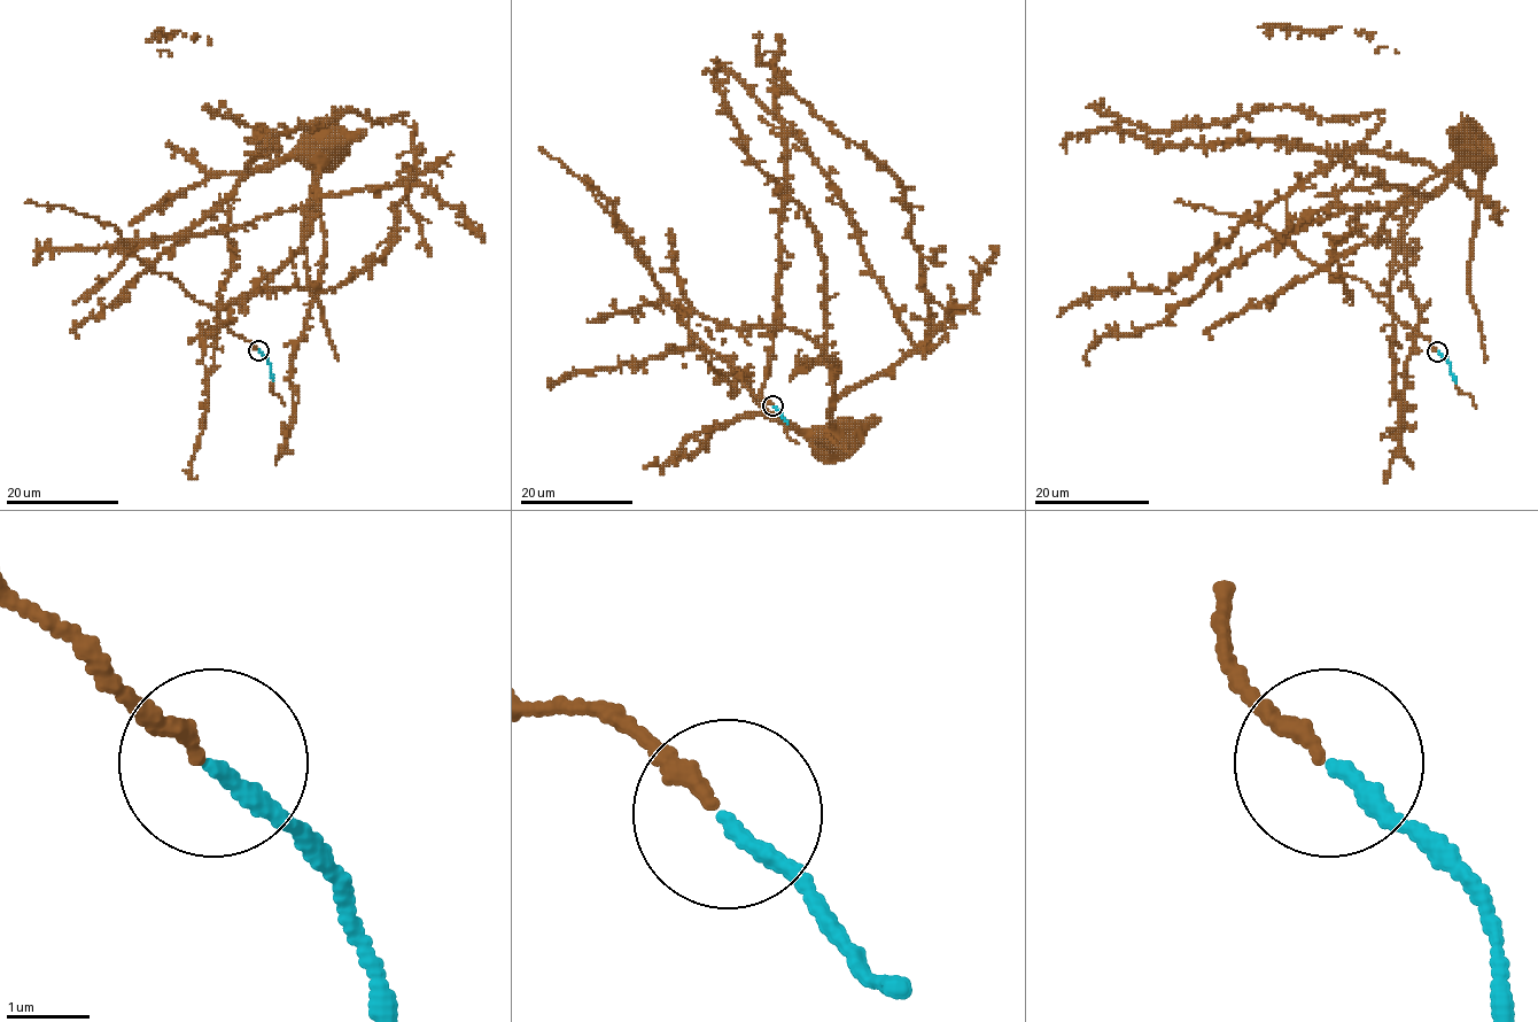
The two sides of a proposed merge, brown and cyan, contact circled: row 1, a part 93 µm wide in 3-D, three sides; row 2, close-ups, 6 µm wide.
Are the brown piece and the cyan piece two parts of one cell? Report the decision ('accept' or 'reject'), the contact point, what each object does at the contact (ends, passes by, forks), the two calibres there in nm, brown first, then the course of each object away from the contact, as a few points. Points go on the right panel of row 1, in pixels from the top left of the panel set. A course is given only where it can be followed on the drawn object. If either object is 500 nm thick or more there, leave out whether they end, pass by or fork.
accept; at (1437, 351); brown ends there; cyan ends there; 180 nm thick on the brown side, 190 nm on the other; brown runs (1436, 351), (1328, 266), (1430, 167), (1146, 136), (1377, 113), (1165, 289), (1064, 309); cyan runs (1438, 351), (1447, 362), (1455, 381)

